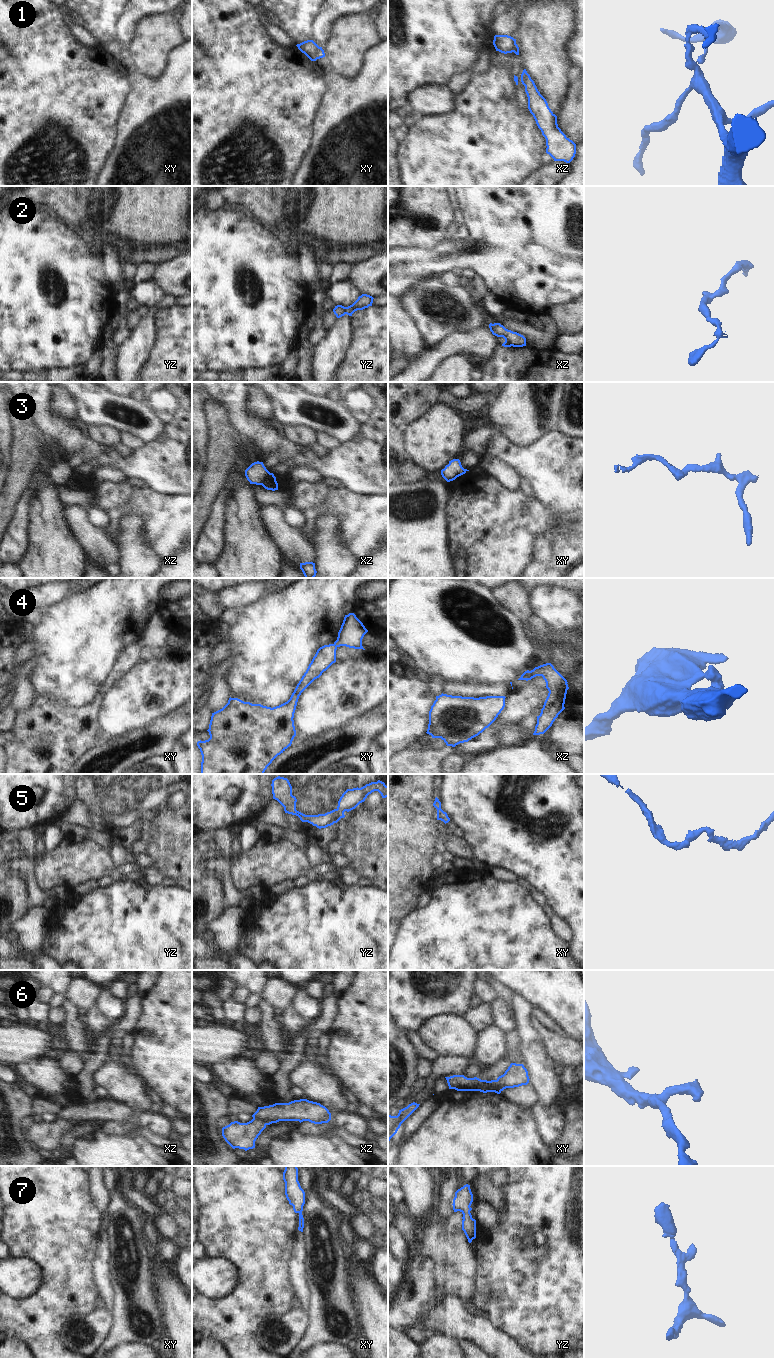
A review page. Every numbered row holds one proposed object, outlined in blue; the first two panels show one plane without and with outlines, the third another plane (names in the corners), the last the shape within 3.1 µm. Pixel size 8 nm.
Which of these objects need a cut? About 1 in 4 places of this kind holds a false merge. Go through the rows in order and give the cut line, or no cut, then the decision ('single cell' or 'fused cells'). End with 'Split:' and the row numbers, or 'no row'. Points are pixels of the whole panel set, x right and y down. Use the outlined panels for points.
1: cut in xy along (320, 47), (316, 58); fused cells
2: cut in yz along (345, 307), (346, 313); fused cells
3: cut in xz along (270, 473), (261, 484); fused cells
4: cut in xz along (530, 671), (532, 677); fused cells
5: no cut; single cell
6: no cut; single cell
7: no cut; single cell
Split: 1, 2, 3, 4

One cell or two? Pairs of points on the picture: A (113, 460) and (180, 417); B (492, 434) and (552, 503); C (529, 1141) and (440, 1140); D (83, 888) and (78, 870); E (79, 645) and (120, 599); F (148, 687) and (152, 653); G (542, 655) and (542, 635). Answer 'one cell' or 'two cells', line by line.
A: one cell
B: one cell
C: one cell
D: two cells
E: one cell
F: two cells
G: one cell

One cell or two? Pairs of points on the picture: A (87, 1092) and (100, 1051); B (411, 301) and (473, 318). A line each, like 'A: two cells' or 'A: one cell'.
A: one cell
B: one cell

